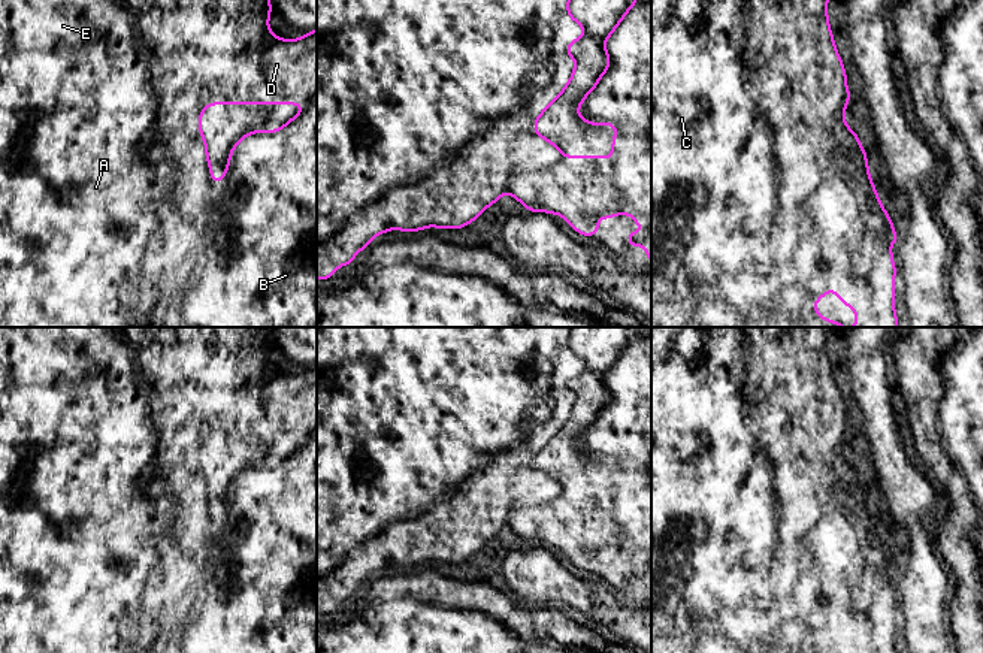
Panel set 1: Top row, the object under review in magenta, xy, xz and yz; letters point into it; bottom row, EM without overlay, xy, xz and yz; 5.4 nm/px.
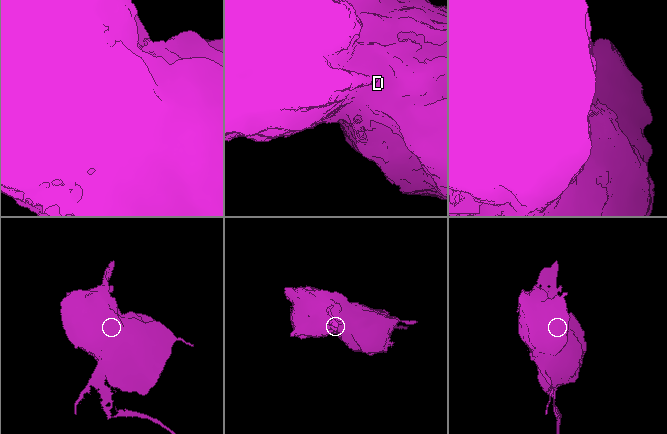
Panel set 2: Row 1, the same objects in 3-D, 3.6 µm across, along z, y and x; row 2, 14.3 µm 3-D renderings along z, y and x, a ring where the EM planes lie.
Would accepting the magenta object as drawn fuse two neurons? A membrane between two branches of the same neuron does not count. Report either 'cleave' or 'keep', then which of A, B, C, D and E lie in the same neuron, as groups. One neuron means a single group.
cleave; A C E / B D

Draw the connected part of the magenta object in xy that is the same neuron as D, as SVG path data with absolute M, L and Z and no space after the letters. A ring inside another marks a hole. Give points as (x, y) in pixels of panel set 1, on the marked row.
M317 28L311 33L303 34L299 39L281 39L272 33L270 43L261 57L261 79L252 88L252 91L249 93L249 96L246 99L239 100L239 99L229 97L226 94L215 94L200 108L199 114L196 115L196 120L190 129L187 129L181 133L175 133L170 137L166 137L161 134L161 139L169 151L169 157L173 164L173 193L172 193L170 202L166 206L163 206L163 221L167 224L167 227L163 230L164 241L155 250L151 250L146 253L145 263L155 266L155 279L157 281L173 282L173 281L179 279L182 273L187 275L187 281L182 284L182 287L172 297L172 303L163 318L161 327L317 327ZM241 103L246 103L246 105L302 105L303 109L300 112L297 112L290 121L282 124L282 127L278 130L254 130L254 131L249 131L249 133L245 133L244 136L241 136L241 139L230 149L227 166L224 169L221 181L217 184L212 176L212 166L209 161L208 143L206 143L205 134L200 127L202 115L203 115L205 109L211 105L229 106L229 105L241 105Z

